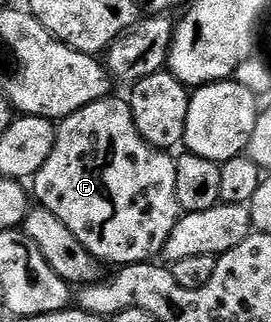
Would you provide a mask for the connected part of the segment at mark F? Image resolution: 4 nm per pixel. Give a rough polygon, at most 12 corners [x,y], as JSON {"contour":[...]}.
{"contour":[[124,98],[60,120],[31,180],[102,265],[160,256],[176,158]]}

